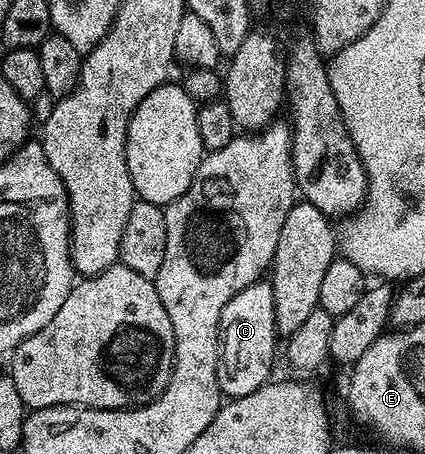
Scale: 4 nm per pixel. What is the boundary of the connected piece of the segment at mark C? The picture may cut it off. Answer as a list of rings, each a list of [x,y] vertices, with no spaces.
[[[259,280],[248,288],[236,292],[228,304],[224,304],[224,312],[218,325],[218,363],[216,364],[216,380],[220,384],[223,395],[227,399],[248,396],[248,392],[256,392],[256,388],[271,381],[270,369],[274,366],[274,353],[280,350],[280,335],[276,324],[276,304],[272,296],[269,281]]]

